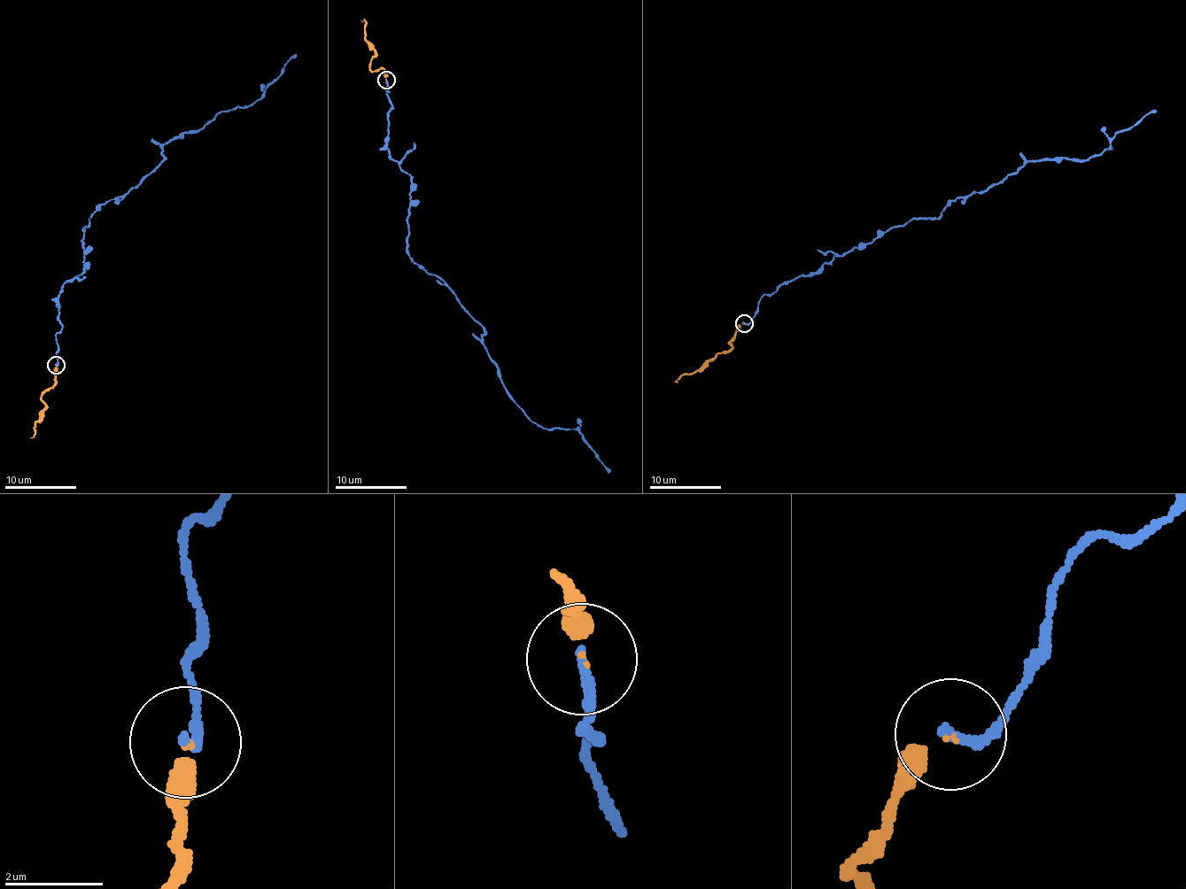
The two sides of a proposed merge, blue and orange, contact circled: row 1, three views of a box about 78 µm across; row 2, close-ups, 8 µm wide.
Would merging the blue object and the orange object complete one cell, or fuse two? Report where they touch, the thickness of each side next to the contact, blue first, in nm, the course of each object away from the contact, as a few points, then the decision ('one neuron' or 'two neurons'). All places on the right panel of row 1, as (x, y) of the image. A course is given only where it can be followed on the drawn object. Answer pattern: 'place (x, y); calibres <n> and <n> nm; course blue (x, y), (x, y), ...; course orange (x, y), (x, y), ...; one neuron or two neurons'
place (744, 323); calibres 240 and 220 nm; course blue (743, 322), (764, 294), (835, 255), (936, 219), (1027, 162), (1099, 155), (1157, 111); course orange (743, 322), (731, 340), (730, 349), (719, 352), (696, 371), (676, 382); one neuron

